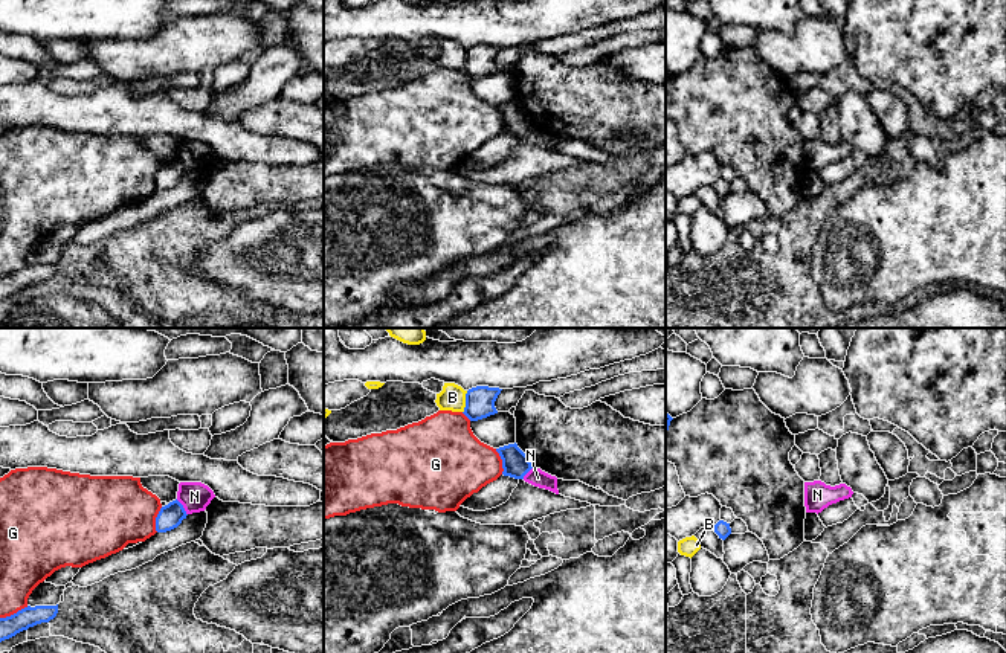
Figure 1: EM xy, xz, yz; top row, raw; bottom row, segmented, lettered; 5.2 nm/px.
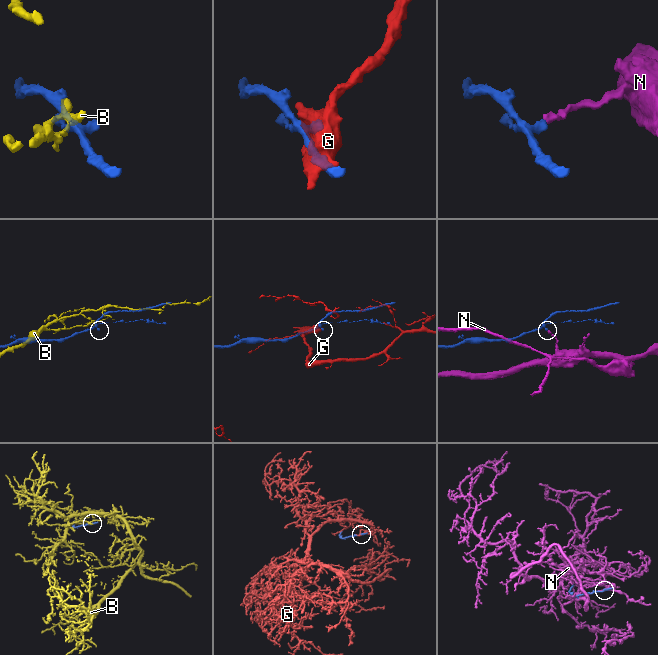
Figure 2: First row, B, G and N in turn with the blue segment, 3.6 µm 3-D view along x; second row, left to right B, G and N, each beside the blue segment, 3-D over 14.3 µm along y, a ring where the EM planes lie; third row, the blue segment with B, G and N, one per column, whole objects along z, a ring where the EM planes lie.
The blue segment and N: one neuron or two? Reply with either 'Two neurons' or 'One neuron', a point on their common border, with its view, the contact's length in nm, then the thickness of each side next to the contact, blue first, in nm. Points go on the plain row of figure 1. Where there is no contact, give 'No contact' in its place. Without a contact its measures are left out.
Two neurons. Touches blue at xy (182, 165). Shared border 110 nm. Thickness 130 nm (blue) against 160 nm

